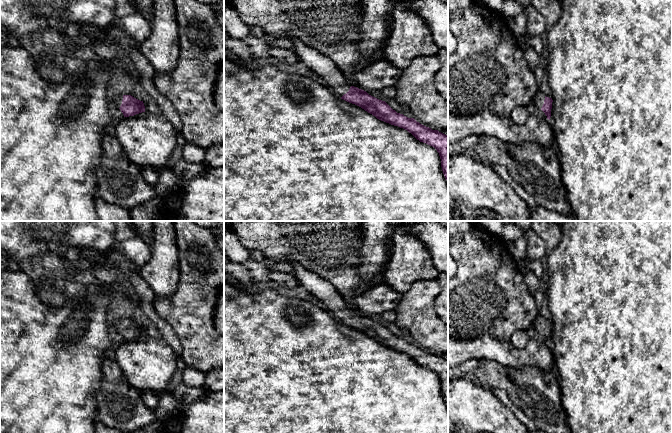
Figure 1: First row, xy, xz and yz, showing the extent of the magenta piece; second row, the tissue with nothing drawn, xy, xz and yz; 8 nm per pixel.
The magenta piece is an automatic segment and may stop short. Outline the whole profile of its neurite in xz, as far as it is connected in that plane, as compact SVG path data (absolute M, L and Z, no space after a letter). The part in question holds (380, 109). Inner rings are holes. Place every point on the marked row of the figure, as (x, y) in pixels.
M294 37L289 39L294 44L298 60L322 77L327 86L341 99L361 107L381 121L407 130L420 142L434 147L439 153L442 171L448 181L447 135L420 124L414 118L397 113L385 101L369 95L362 89L350 86L340 68L329 57L305 46Z

